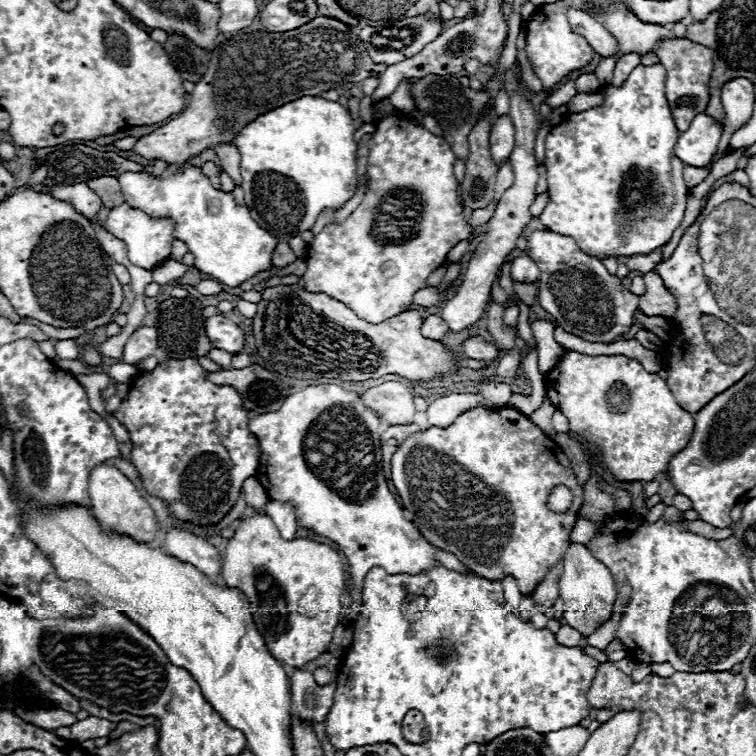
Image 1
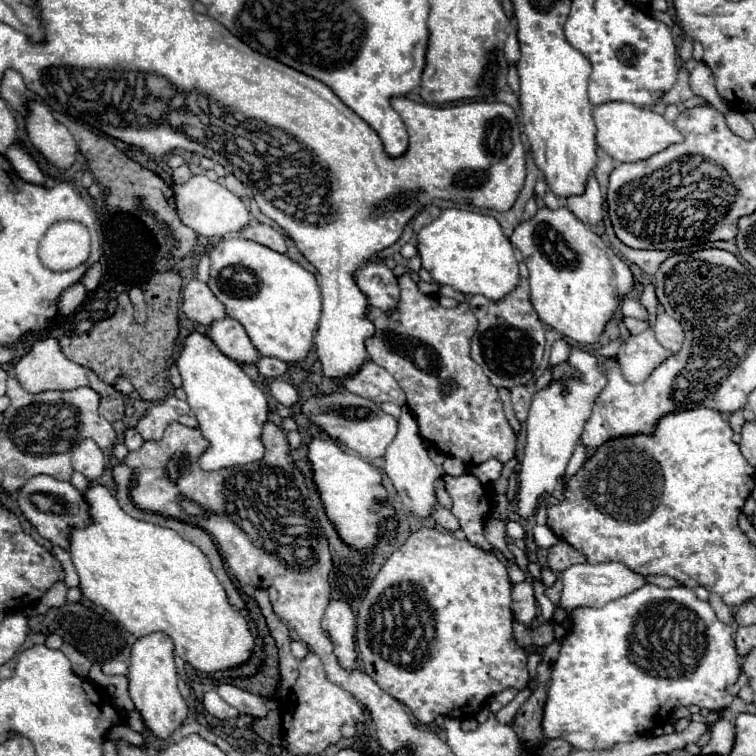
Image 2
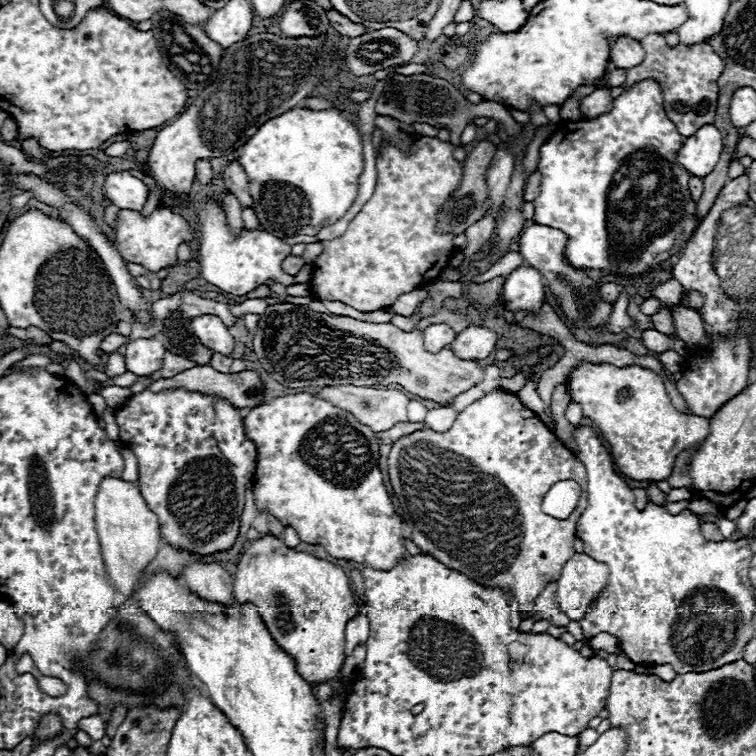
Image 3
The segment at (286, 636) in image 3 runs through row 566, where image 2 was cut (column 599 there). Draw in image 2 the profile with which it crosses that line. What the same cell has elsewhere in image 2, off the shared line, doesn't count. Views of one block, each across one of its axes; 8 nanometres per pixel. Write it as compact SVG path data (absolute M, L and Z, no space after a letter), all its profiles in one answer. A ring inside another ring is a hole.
M566 206L558 210L540 208L534 218L524 220L514 230L510 242L522 252L530 270L530 296L540 320L556 328L566 338L572 338L580 344L596 344L600 340L600 334L604 332L604 326L614 318L614 312L620 306L622 298L634 288L634 276L630 266Z

